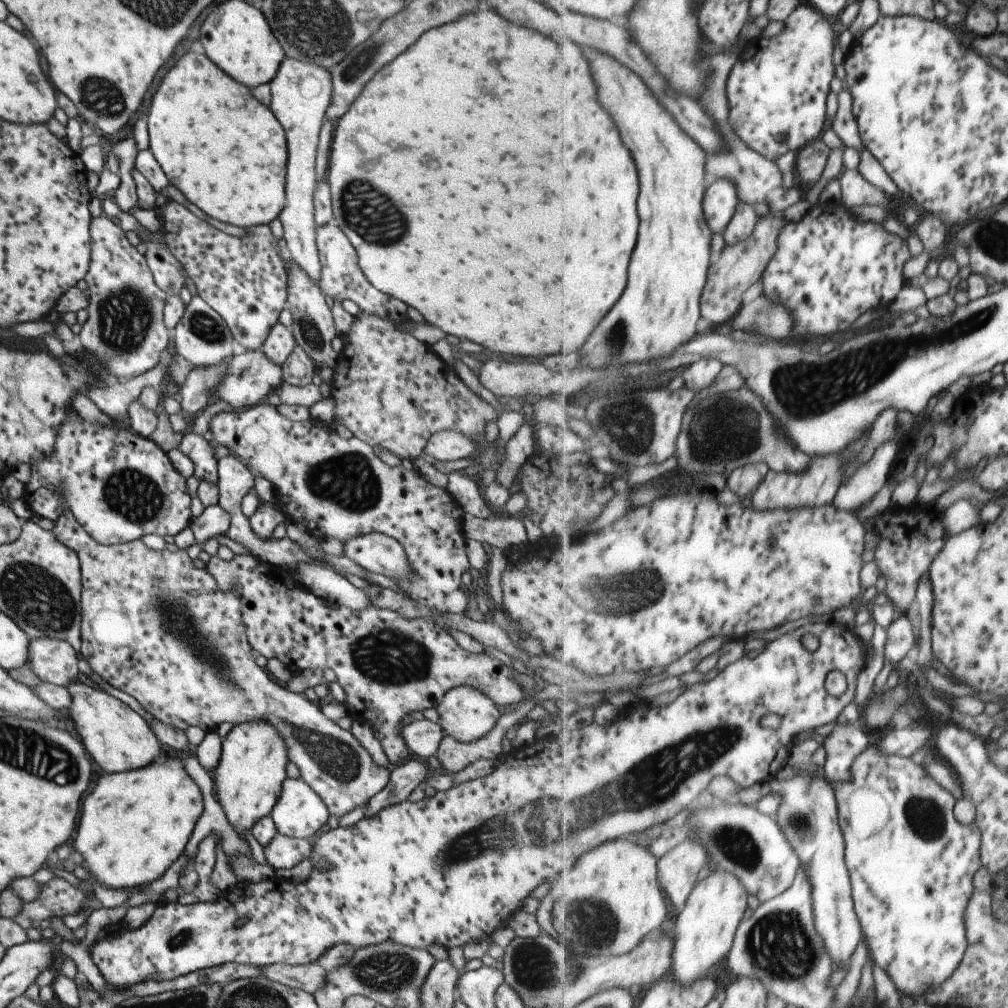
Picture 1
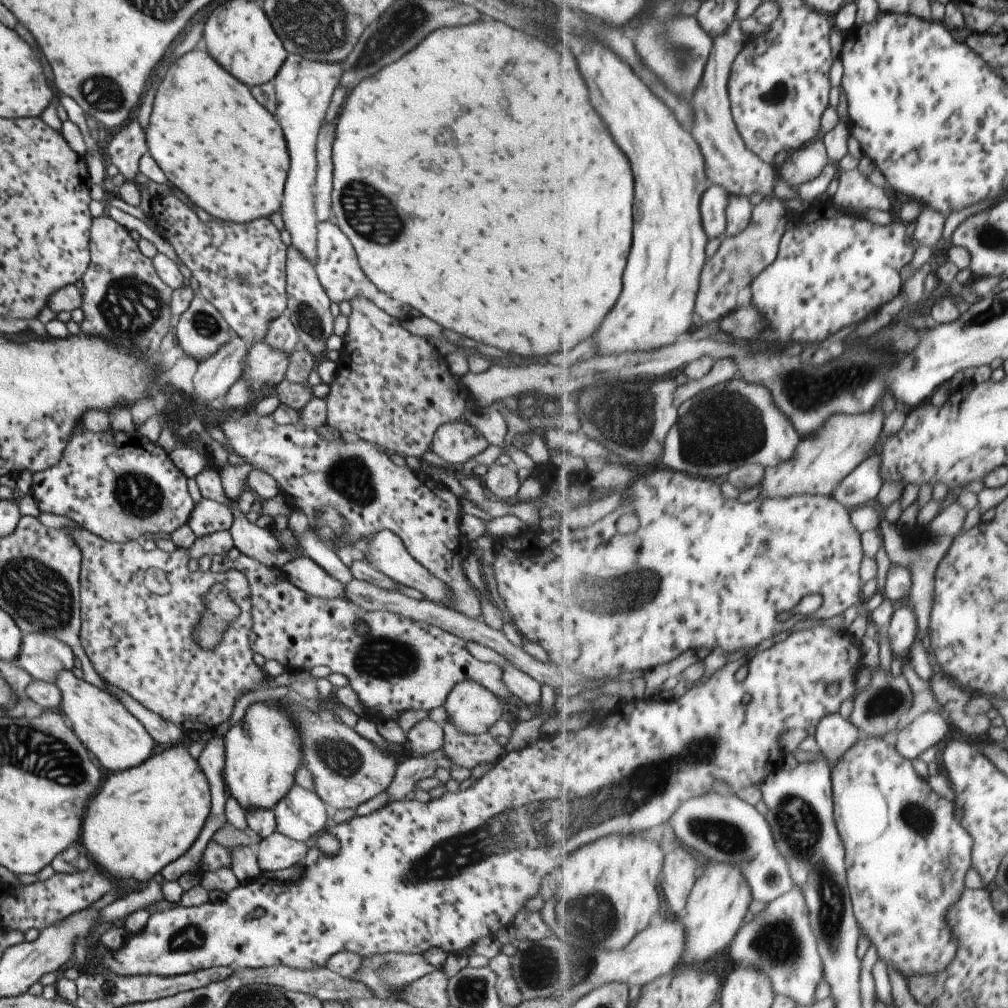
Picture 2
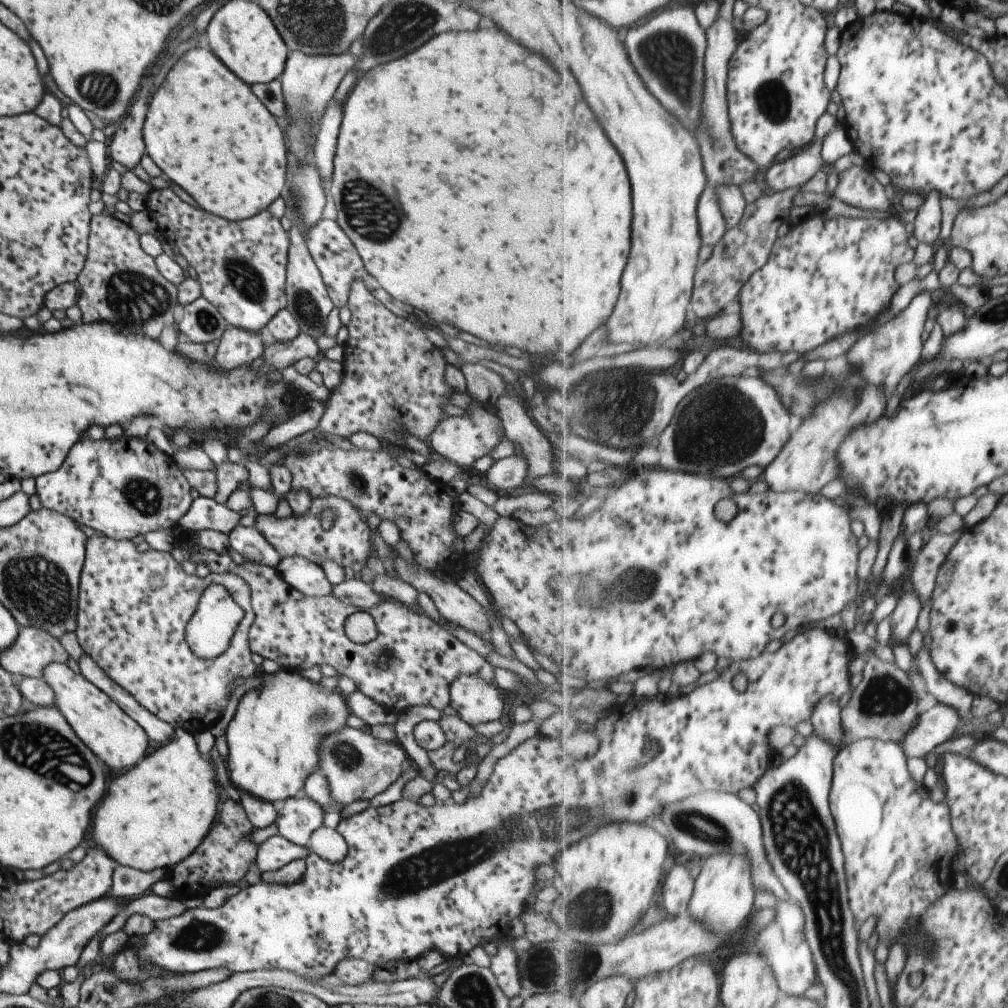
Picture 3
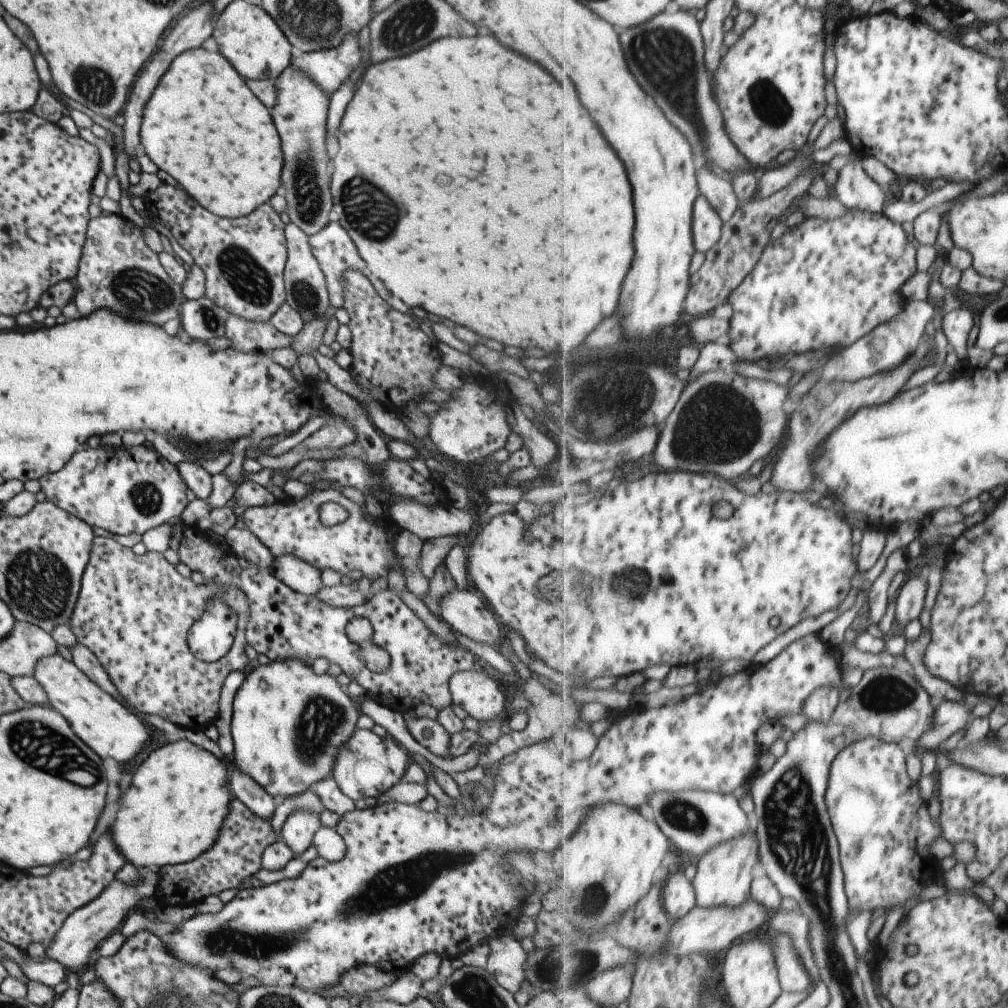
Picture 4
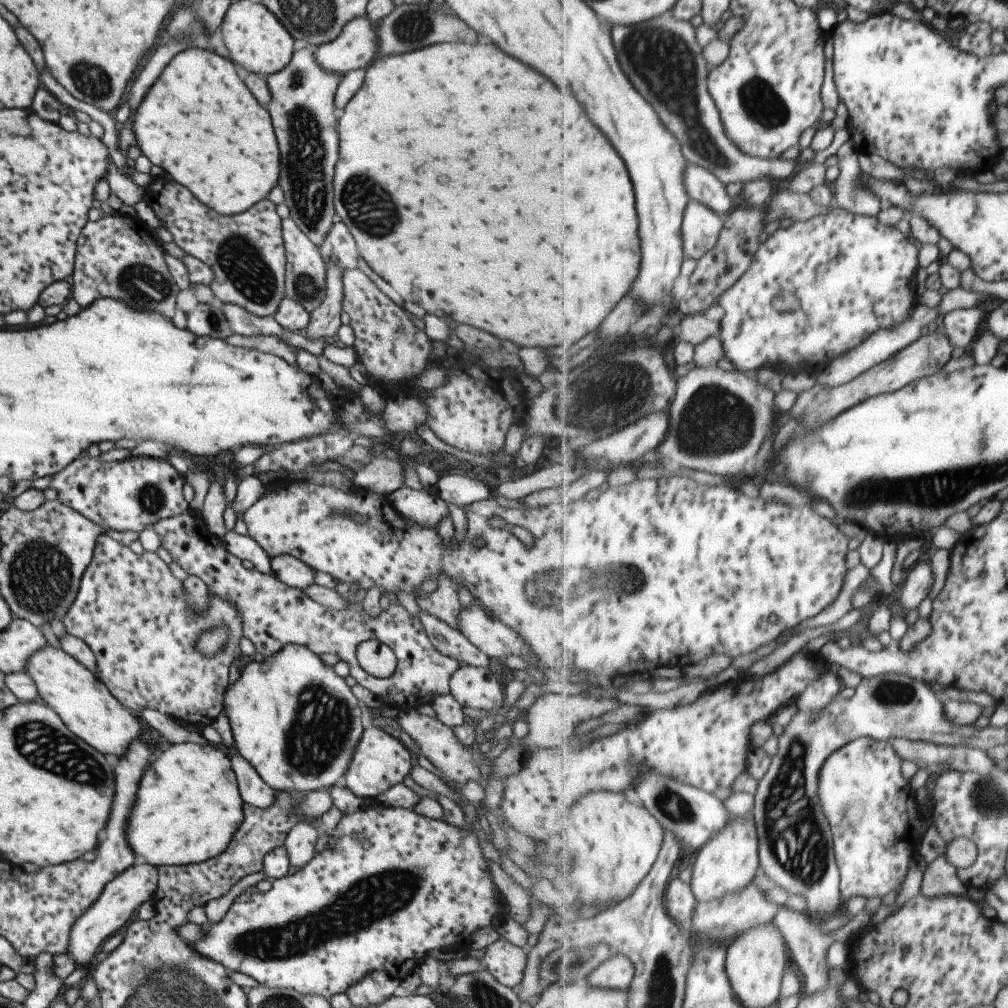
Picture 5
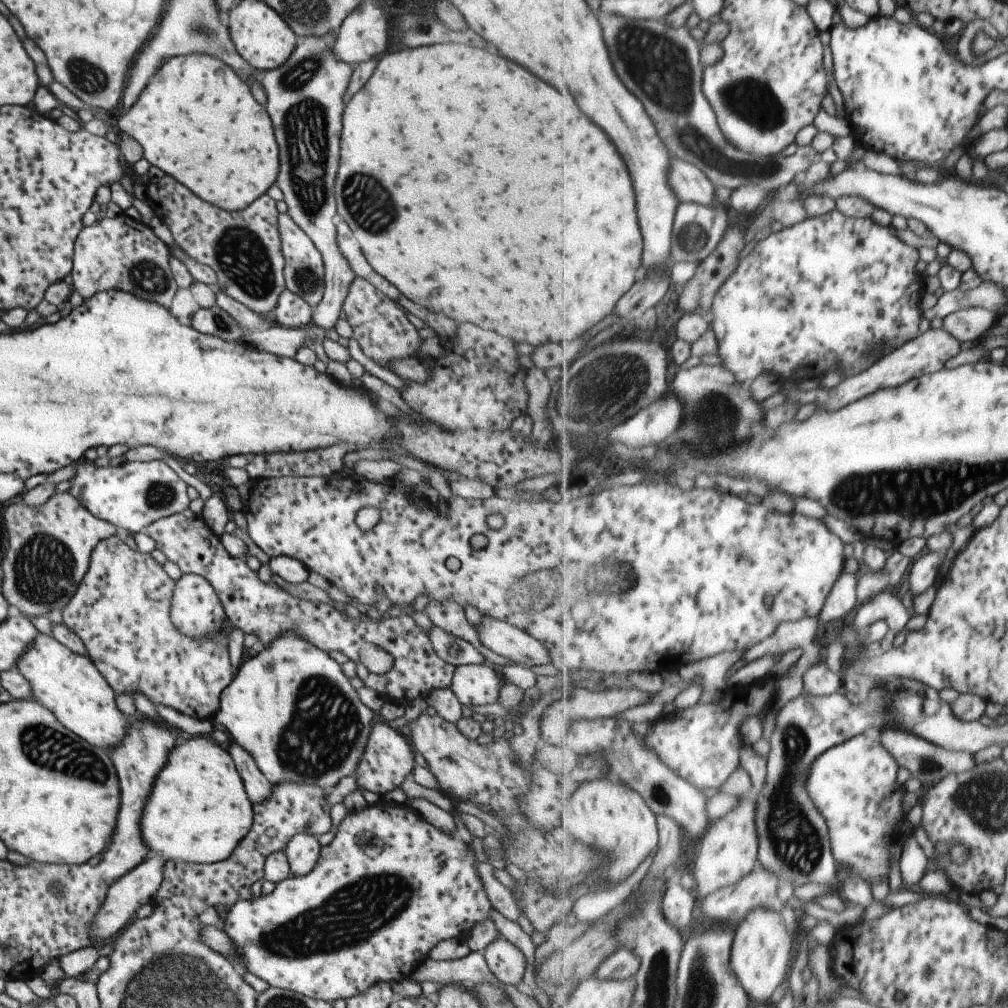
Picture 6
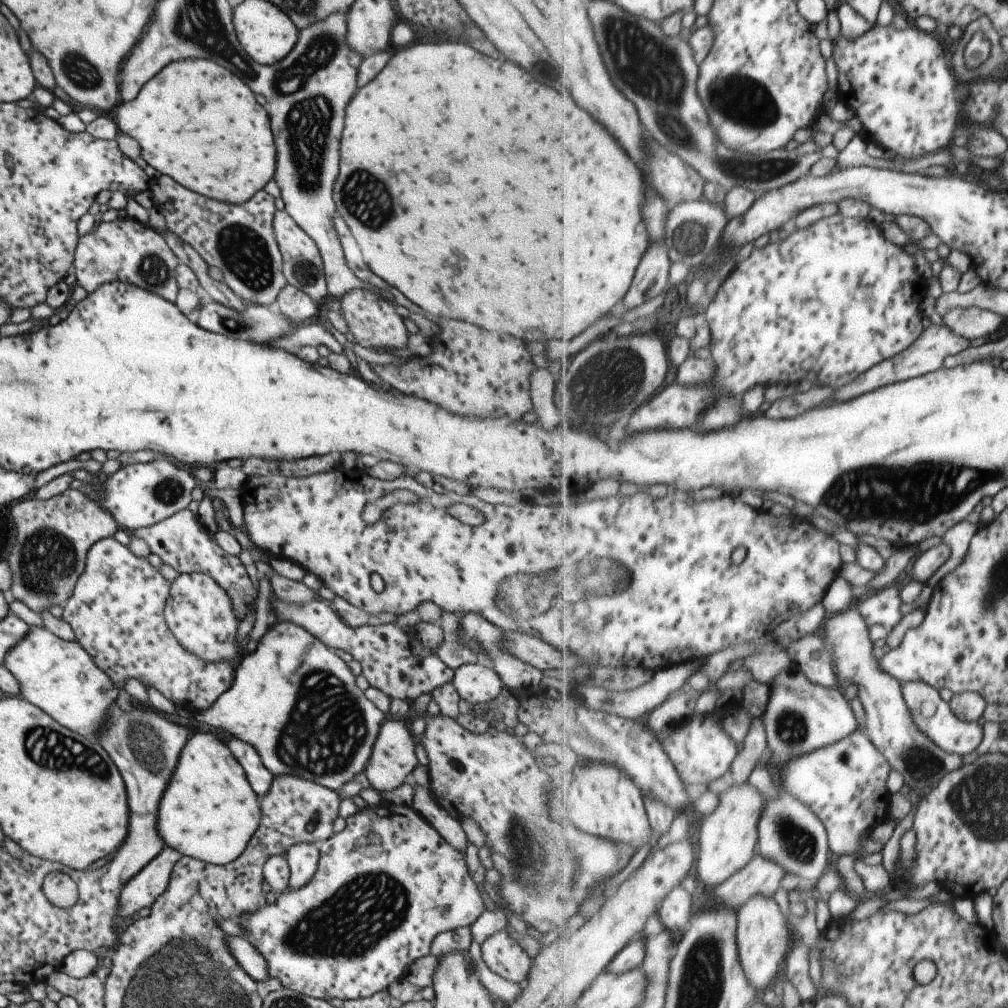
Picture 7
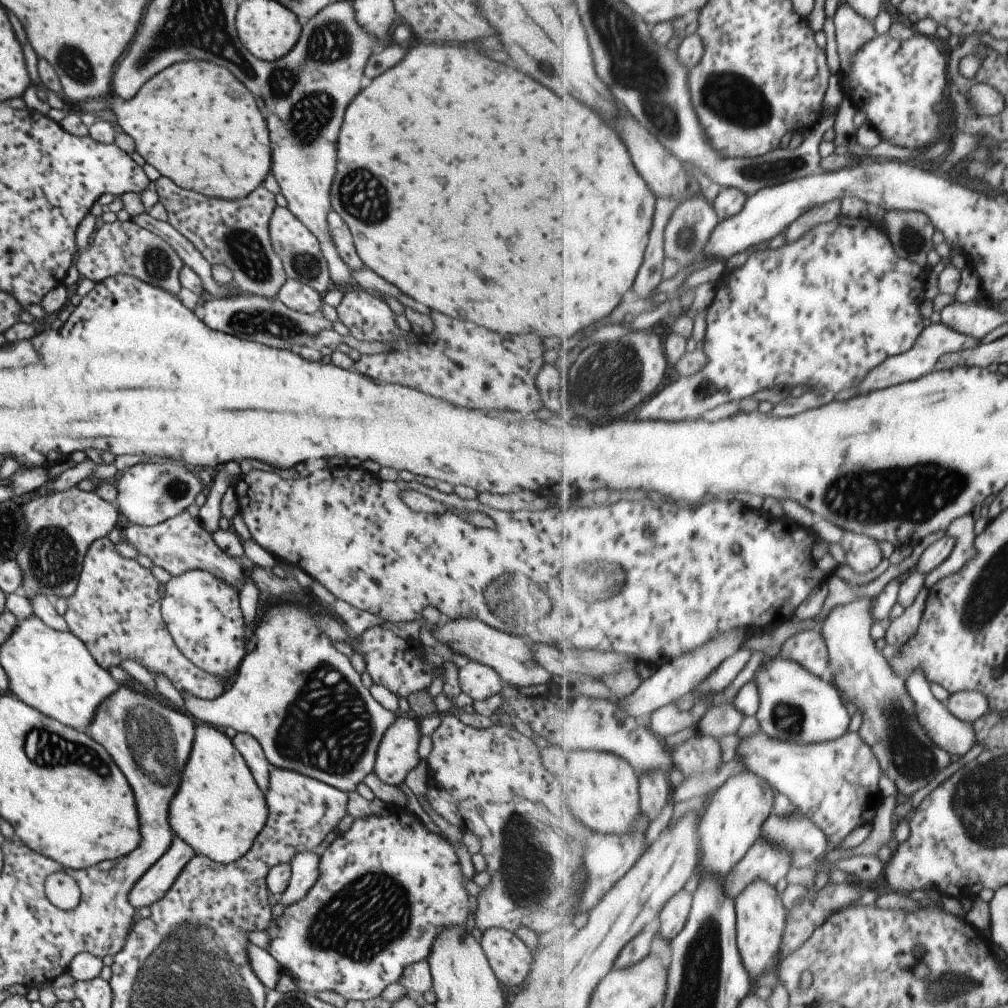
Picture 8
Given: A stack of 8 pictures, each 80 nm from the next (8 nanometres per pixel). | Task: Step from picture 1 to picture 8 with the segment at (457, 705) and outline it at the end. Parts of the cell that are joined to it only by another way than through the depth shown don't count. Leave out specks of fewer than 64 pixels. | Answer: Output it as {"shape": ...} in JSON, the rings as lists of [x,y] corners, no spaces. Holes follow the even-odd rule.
{"shape":[[[468,661],[457,670],[457,682],[460,692],[475,701],[506,690],[502,678],[492,668],[474,661]]]}

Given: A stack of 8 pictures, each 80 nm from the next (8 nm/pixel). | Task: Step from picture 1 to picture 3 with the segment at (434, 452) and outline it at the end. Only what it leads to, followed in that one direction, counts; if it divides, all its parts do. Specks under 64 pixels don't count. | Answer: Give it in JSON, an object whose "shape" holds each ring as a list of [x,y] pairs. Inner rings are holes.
{"shape":[[[472,400],[465,412],[462,416],[443,417],[428,436],[432,450],[439,456],[451,460],[459,468],[469,467],[477,458],[487,455],[504,436],[504,428],[493,406],[485,407],[479,401]]]}

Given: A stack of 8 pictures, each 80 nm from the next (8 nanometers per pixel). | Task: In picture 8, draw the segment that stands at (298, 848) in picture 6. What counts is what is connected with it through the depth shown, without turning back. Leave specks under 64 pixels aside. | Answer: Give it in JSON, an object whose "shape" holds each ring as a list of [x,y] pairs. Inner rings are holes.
{"shape":[[[300,851],[289,860],[290,869],[287,888],[277,898],[282,907],[299,902],[319,876],[318,856],[311,851]]]}

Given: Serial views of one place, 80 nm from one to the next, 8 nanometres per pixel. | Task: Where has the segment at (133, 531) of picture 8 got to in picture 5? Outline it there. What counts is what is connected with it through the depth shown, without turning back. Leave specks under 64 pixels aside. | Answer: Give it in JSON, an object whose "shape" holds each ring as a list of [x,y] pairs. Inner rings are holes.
{"shape":[[[192,509],[185,513],[167,517],[154,522],[151,528],[160,538],[160,546],[169,554],[171,560],[176,562],[188,575],[195,575],[202,580],[209,592],[219,597],[221,601],[230,603],[239,615],[242,624],[242,636],[250,640],[254,650],[263,656],[271,656],[275,651],[282,649],[283,645],[298,644],[304,646],[317,656],[321,654],[335,654],[339,660],[349,666],[350,675],[359,686],[367,688],[371,694],[388,707],[399,709],[416,709],[420,705],[429,704],[433,697],[448,693],[448,680],[451,674],[460,667],[460,664],[452,658],[443,656],[433,648],[432,642],[423,631],[423,626],[417,617],[409,616],[409,613],[398,604],[394,597],[389,597],[382,602],[381,614],[371,618],[361,608],[353,605],[345,609],[330,609],[313,602],[299,589],[294,589],[278,581],[273,574],[263,574],[255,569],[245,569],[238,558],[229,554],[225,547],[217,542],[217,537],[205,530],[202,517]],[[373,640],[388,646],[396,658],[396,667],[393,674],[388,677],[374,677],[368,675],[356,661],[355,648],[363,641]]]}

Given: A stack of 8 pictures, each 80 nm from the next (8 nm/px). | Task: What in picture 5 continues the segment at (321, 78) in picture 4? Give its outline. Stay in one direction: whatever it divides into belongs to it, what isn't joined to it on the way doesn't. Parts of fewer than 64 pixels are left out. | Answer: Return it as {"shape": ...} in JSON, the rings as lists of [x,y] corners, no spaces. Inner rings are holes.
{"shape":[[[366,14],[348,20],[339,34],[332,40],[320,44],[314,50],[318,65],[329,72],[343,76],[346,72],[370,64],[378,52],[378,38],[375,27]]]}

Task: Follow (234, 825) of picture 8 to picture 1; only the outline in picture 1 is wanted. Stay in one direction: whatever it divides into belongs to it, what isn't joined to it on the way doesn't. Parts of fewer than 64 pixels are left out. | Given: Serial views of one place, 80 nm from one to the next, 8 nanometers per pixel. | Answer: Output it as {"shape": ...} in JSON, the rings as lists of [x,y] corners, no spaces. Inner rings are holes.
{"shape":[[[165,756],[150,762],[147,766],[131,769],[128,771],[120,772],[119,774],[103,774],[95,788],[87,794],[87,798],[81,804],[81,814],[79,814],[79,822],[75,828],[75,838],[73,838],[73,855],[77,858],[77,863],[81,865],[86,871],[96,878],[101,884],[109,886],[113,890],[136,890],[148,885],[151,881],[159,878],[167,867],[179,856],[182,856],[184,846],[187,844],[195,823],[203,812],[203,801],[201,801],[201,792],[195,785],[195,782],[187,775],[183,769],[184,761],[175,756]]]}

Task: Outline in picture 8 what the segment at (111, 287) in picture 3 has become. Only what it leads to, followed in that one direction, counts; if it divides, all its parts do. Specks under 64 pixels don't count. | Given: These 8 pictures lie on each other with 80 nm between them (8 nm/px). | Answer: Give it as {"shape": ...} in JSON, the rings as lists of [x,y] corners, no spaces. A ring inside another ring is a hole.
{"shape":[[[130,219],[116,220],[112,223],[98,222],[89,237],[88,245],[78,251],[76,262],[73,263],[79,278],[97,284],[116,274],[126,274],[149,286],[157,286],[167,294],[177,296],[179,293],[178,279],[183,261],[162,238],[155,236],[151,231],[139,228]]]}

